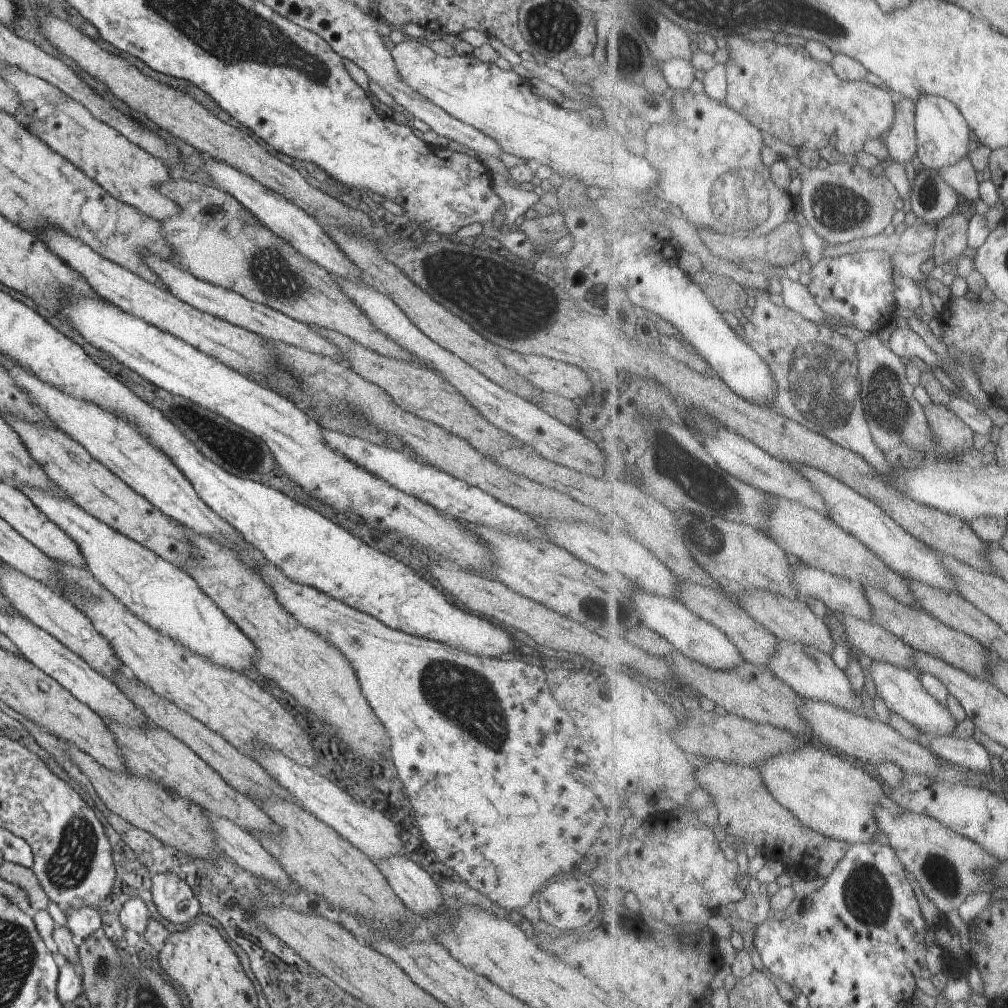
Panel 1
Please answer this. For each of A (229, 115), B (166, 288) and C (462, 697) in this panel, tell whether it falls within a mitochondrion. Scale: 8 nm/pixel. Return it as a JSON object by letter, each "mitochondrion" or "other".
{"A":"other","B":"other","C":"mitochondrion"}

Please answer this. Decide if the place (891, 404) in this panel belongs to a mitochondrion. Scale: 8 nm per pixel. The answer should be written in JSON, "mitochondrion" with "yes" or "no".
{"mitochondrion":"yes"}

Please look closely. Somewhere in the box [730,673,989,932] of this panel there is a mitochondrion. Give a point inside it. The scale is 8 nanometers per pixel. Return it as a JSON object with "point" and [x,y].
{"point":[937,872]}

